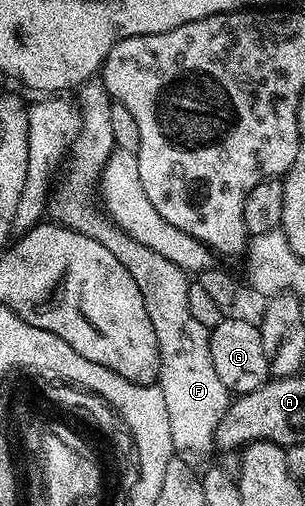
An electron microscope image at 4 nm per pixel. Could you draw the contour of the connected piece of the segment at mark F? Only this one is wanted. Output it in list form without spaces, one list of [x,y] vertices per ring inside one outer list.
[[[95,80],[86,83],[78,94],[81,128],[65,162],[67,175],[60,186],[58,183],[50,199],[50,213],[55,213],[53,218],[56,223],[105,244],[105,248],[109,248],[109,252],[113,252],[113,256],[117,256],[117,260],[125,264],[125,272],[129,272],[129,276],[137,280],[137,288],[141,288],[141,296],[145,300],[145,312],[149,312],[149,320],[153,320],[153,328],[157,332],[160,356],[157,385],[165,395],[173,448],[181,460],[192,464],[203,461],[206,463],[206,458],[215,450],[215,429],[217,424],[221,424],[221,416],[225,416],[229,405],[229,391],[225,384],[221,384],[221,379],[213,369],[213,356],[209,356],[211,331],[189,312],[191,282],[187,271],[177,268],[173,260],[157,256],[153,248],[145,248],[140,242],[132,240],[104,217],[102,209],[97,206],[95,209],[90,202],[91,194],[93,198],[98,178],[103,172],[103,165],[109,160],[112,150],[116,149],[113,127],[109,124],[113,99],[106,88]]]

